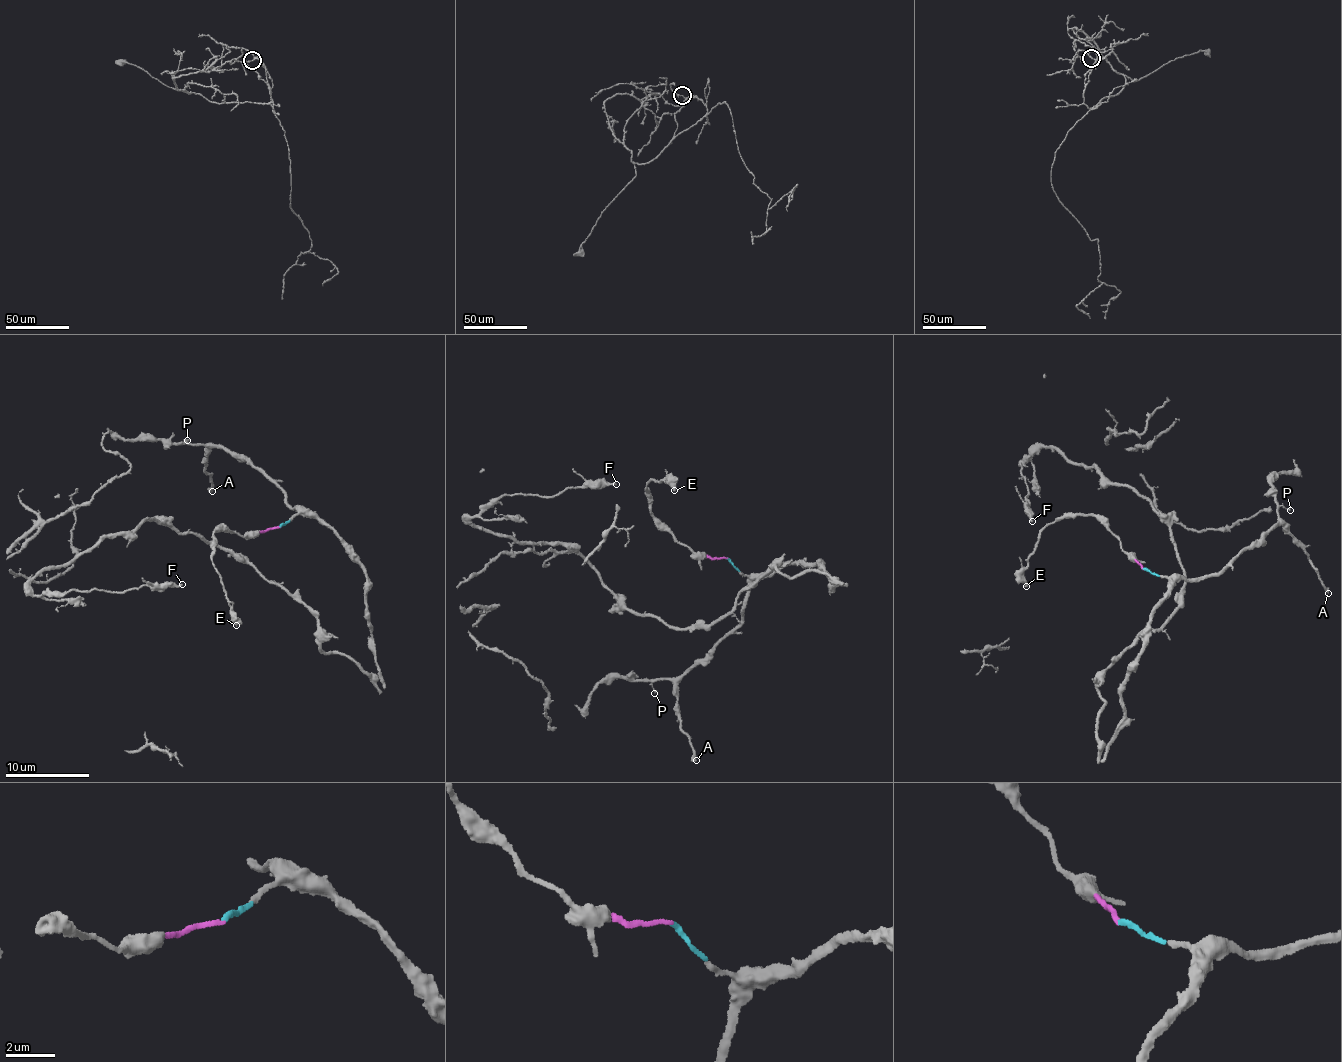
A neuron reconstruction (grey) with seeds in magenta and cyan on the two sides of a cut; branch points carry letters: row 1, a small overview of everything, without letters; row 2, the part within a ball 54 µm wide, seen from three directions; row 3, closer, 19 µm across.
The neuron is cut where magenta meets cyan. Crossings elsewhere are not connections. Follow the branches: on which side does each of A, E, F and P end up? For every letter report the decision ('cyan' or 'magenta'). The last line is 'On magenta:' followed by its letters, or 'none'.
A: cyan
E: magenta
F: cyan
P: cyan
On magenta: E

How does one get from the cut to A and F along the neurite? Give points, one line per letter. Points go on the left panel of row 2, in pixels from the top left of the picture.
A: (279, 527), (298, 513), (296, 506), (289, 507), (285, 491), (258, 467), (214, 446), (204, 468), (212, 491)
F: (279, 527), (315, 513), (362, 568), (375, 675), (152, 520), (31, 583), (181, 584)

